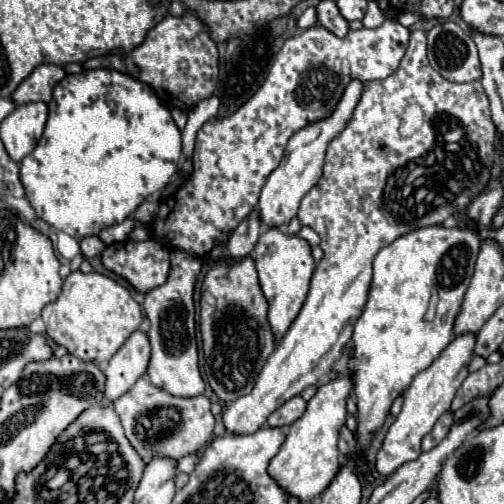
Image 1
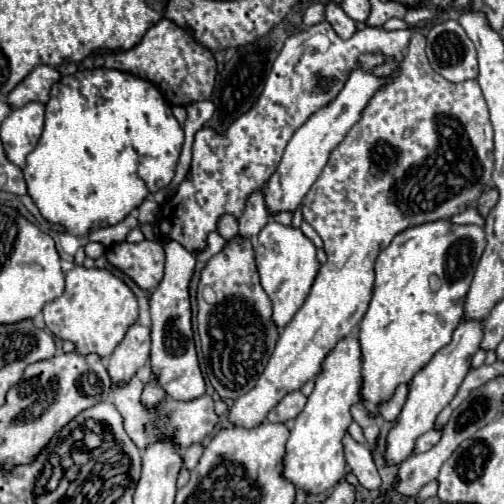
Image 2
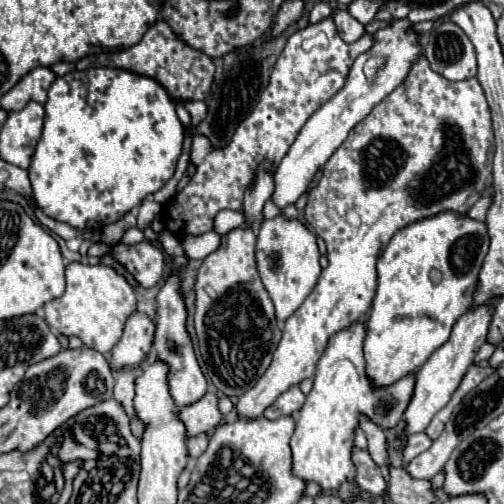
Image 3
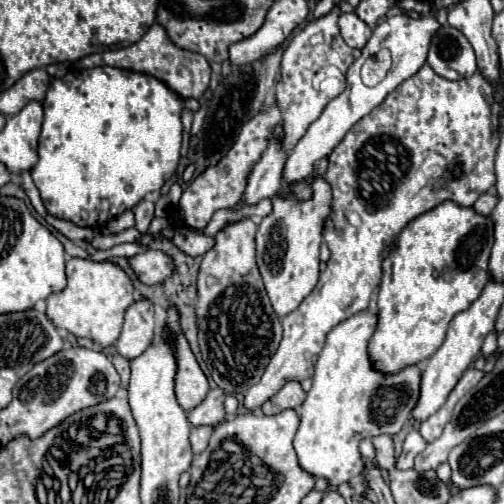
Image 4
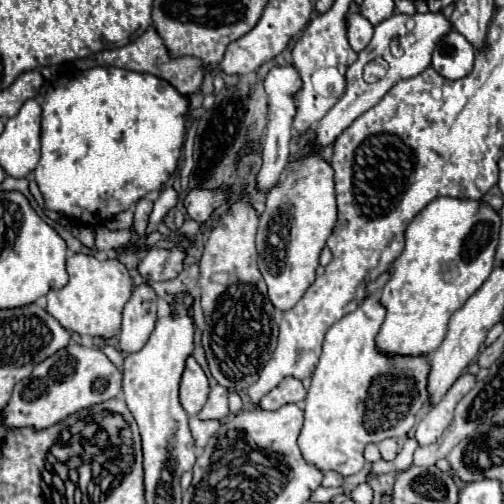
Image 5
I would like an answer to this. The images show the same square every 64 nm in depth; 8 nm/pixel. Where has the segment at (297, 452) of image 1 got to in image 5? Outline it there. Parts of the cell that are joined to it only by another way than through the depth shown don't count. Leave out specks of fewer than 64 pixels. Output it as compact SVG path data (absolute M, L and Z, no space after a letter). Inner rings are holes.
M370 294L362 300L362 304L338 320L324 338L324 348L320 362L312 374L312 386L308 388L308 396L302 404L304 410L304 428L300 432L298 444L304 452L304 458L310 464L316 464L322 472L336 470L342 476L356 474L364 468L364 448L368 444L380 444L386 438L398 438L412 430L416 422L416 414L428 402L428 374L430 374L430 358L426 354L420 356L390 356L376 348L376 334L384 322L386 308L380 298Z

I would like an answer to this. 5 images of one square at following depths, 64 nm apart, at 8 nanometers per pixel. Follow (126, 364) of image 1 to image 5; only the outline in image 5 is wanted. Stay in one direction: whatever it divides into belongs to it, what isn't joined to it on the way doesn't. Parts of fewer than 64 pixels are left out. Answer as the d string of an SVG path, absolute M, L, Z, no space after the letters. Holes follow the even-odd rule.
M150 284L134 286L124 306L124 320L118 336L122 352L138 352L146 344L156 324L156 300L158 296Z

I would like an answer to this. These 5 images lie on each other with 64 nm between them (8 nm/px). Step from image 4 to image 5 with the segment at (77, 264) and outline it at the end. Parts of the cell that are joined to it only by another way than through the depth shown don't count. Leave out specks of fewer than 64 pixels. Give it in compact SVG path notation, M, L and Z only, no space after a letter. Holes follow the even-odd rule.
M72 254L68 256L66 262L70 280L64 288L60 290L50 290L48 292L48 312L70 332L78 332L80 336L102 336L104 340L108 340L110 336L118 334L118 328L122 324L122 308L128 302L128 296L132 294L132 278L126 270L126 266L120 260L98 260L96 256L88 256L88 254Z

